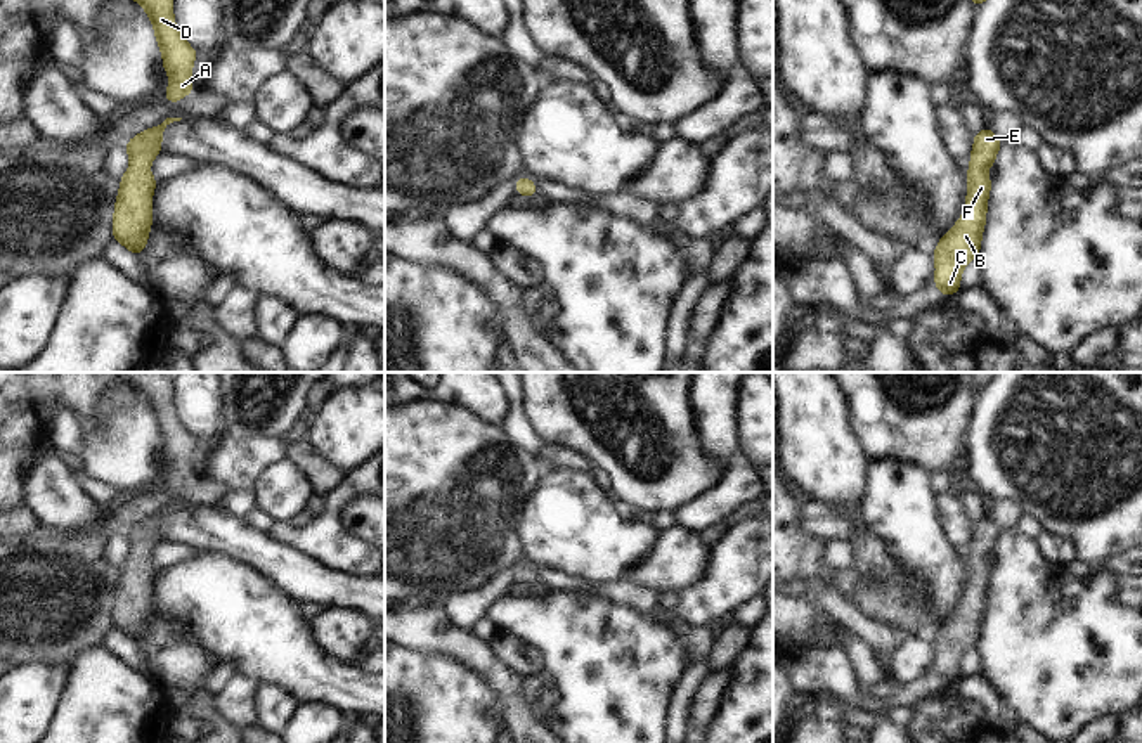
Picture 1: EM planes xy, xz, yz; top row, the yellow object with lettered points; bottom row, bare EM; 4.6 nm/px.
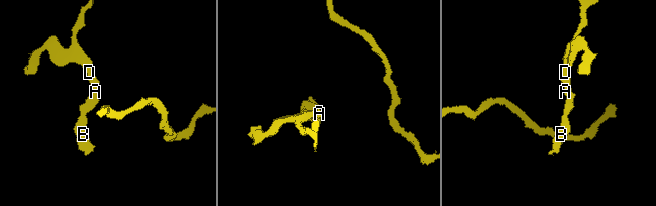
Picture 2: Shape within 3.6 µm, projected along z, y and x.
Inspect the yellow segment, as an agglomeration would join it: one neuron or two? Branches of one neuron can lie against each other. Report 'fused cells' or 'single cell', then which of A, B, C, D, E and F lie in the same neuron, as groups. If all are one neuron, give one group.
single cell; A B C D E F

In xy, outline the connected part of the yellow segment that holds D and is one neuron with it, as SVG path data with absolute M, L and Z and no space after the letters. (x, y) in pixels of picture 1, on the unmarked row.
M114 372L132 384L151 405L163 455L170 462L163 488L177 490L194 478L191 457L198 440L180 424L173 409L173 381L163 372Z

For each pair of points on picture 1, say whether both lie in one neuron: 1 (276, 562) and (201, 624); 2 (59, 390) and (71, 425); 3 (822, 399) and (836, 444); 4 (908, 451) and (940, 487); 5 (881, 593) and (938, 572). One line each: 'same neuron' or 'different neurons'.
1: different neurons
2: different neurons
3: same neuron
4: different neurons
5: different neurons

